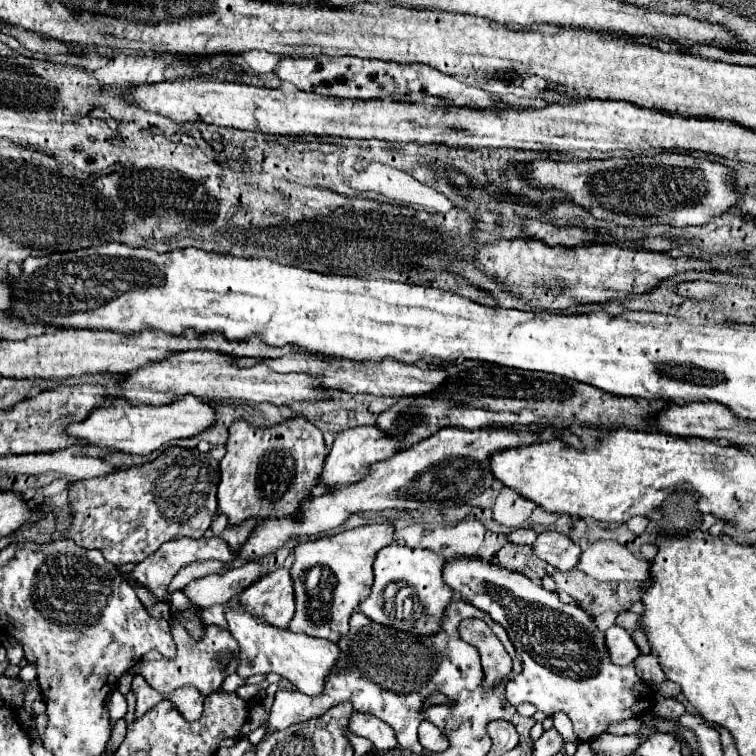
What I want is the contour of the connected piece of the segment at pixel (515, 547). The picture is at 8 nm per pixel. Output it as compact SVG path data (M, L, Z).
M506 544L498 550L496 554L498 564L508 568L508 570L516 570L526 574L528 578L542 578L546 576L546 562L540 560L538 556L534 556L532 546L520 546L520 544Z

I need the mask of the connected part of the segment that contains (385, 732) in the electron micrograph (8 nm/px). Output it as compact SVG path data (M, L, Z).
M354 712L350 718L350 730L358 736L368 738L378 750L392 750L398 746L394 738L394 730L372 714Z

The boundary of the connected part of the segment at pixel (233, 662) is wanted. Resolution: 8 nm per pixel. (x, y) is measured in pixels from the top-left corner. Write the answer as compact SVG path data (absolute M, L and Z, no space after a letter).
M180 620L170 622L170 626L172 626L174 642L178 646L178 654L174 658L166 658L158 651L151 650L130 670L130 674L142 674L148 680L148 684L160 694L170 694L182 686L196 686L202 696L220 690L224 678L232 674L240 662L236 642L232 642L228 630L212 624L204 628L204 636L200 640L194 640Z

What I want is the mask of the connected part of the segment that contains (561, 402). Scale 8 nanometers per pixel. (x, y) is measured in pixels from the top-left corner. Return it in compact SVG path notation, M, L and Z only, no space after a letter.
M488 362L450 364L446 366L446 380L440 390L432 390L422 396L402 396L398 402L382 412L376 426L390 438L402 440L402 450L432 436L440 428L478 430L486 426L528 426L528 424L590 424L590 426L620 426L626 424L632 430L654 430L658 414L666 410L664 400L640 400L620 398L604 394L596 386L572 382L556 374L532 374L528 370L510 370Z

